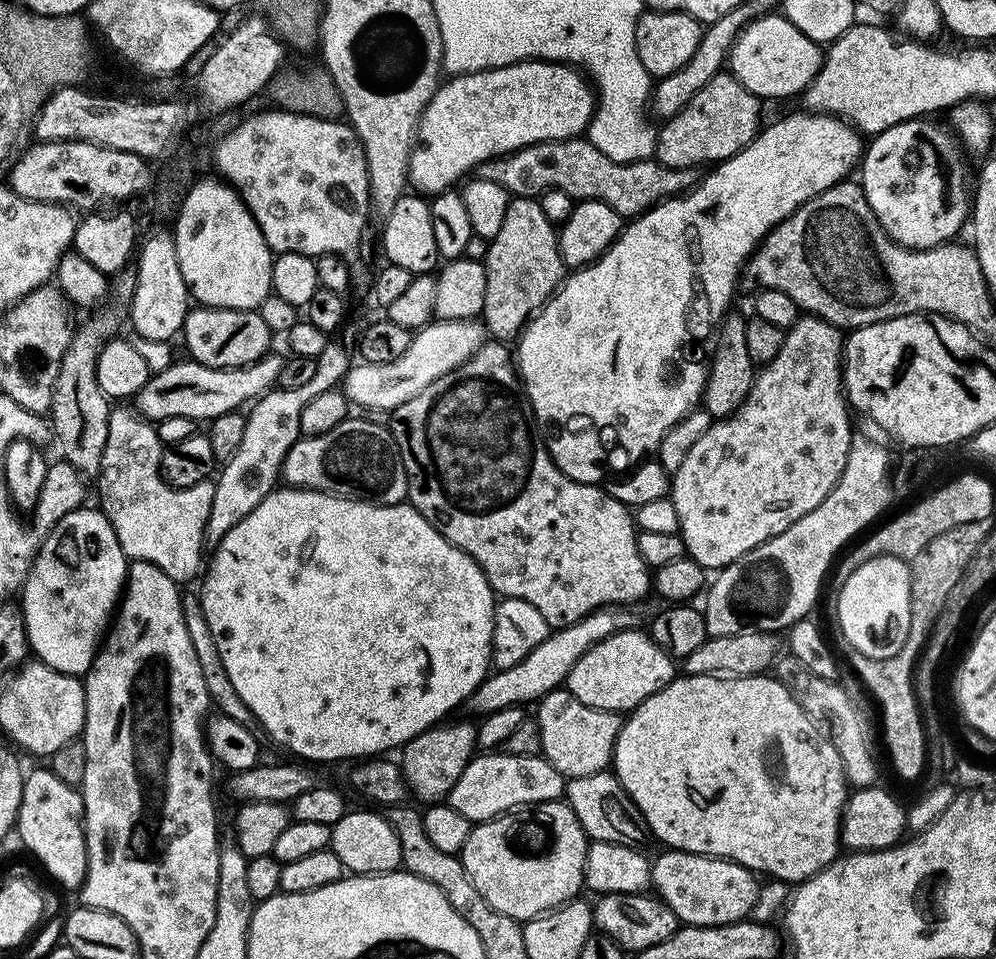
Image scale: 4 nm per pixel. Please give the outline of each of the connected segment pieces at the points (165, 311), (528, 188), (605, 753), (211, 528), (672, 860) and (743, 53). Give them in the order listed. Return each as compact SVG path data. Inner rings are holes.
M160 228L138 244L136 289L130 301L132 328L144 340L168 340L181 335L184 319L190 307L188 287L182 278L176 253L176 237L171 231ZM140 256L140 261L139 260Z
M587 138L543 140L540 144L528 144L524 148L519 148L507 156L493 156L491 160L480 164L478 176L486 182L498 182L498 186L506 189L512 198L518 196L539 198L543 192L557 188L570 194L576 202L581 200L606 202L606 206L610 206L610 210L617 212L621 218L641 216L646 209L653 208L660 201L688 191L698 180L696 168L671 168L655 158L632 158L627 162L621 162L617 157L602 154L602 150L598 150L598 146L594 146Z
M564 686L547 692L535 705L534 711L536 725L542 734L540 751L550 766L565 778L598 774L611 765L612 751L622 723L621 713L586 706Z
M330 342L317 358L314 378L310 378L310 382L297 386L295 390L277 386L247 409L242 443L234 458L226 461L214 480L214 502L210 502L210 518L204 531L205 541L209 545L219 544L226 534L230 534L230 530L234 530L234 526L238 526L238 522L242 522L242 518L246 518L246 514L250 514L250 510L254 510L254 506L258 506L258 502L262 502L262 498L274 491L282 474L286 454L301 439L300 423L306 402L311 402L318 394L326 394L326 390L336 388L349 367L347 350L336 342Z
M664 850L657 860L651 861L652 883L655 895L674 910L677 921L680 924L690 926L722 926L723 924L733 924L739 920L747 920L755 906L759 896L761 885L757 873L751 868L744 868L733 860L724 860L721 856L703 856L697 852L682 852L679 850Z
M783 14L756 17L736 36L726 61L730 75L754 95L768 100L784 100L803 93L820 69L821 45L806 38Z

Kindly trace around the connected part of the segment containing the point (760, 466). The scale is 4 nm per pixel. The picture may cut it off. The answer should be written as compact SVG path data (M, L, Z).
M811 314L797 320L791 328L785 331L782 350L778 350L778 355L757 371L756 381L752 383L752 389L744 400L743 406L733 416L726 416L712 423L706 430L706 434L702 434L702 438L698 438L698 442L694 442L694 446L690 446L690 454L686 454L682 466L678 466L678 470L671 473L670 499L674 502L674 510L678 510L678 526L680 527L678 535L684 542L685 553L706 570L725 568L730 562L742 558L742 554L754 550L754 546L774 538L774 534L782 534L782 530L786 530L786 526L798 522L798 518L810 514L810 510L817 508L828 497L832 487L840 481L840 475L846 466L848 451L854 439L852 420L848 417L850 405L842 387L844 341L845 337L842 335L841 329L828 324L825 320L820 320Z

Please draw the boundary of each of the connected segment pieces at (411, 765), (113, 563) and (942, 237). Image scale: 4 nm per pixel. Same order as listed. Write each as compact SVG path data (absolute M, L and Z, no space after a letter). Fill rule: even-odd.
M456 720L453 724L448 723L444 722L439 726L427 728L422 734L406 742L398 756L398 763L408 783L411 799L421 800L416 802L424 806L447 801L450 790L454 790L454 782L462 778L462 770L466 770L466 766L478 748L475 723L467 724L464 720Z
M88 507L76 508L50 529L36 553L32 570L28 573L22 589L22 615L31 651L35 655L37 652L40 655L37 657L54 670L79 677L83 677L91 668L92 660L101 647L102 637L122 599L130 563L122 546L118 546L118 534L114 534L114 526L110 526L103 512L95 507Z
M931 119L903 120L885 132L871 137L872 145L865 147L858 165L858 183L864 188L866 202L878 218L882 230L904 248L937 248L957 239L960 227L970 216L970 184L964 181L964 164L960 161L962 145L947 127L931 124Z

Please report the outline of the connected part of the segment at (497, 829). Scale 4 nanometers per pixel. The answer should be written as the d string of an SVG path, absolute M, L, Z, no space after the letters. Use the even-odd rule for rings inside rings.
M563 799L547 800L477 823L458 855L470 882L474 882L474 890L478 890L494 910L527 922L581 895L580 888L585 887L584 867L589 843L572 807Z

